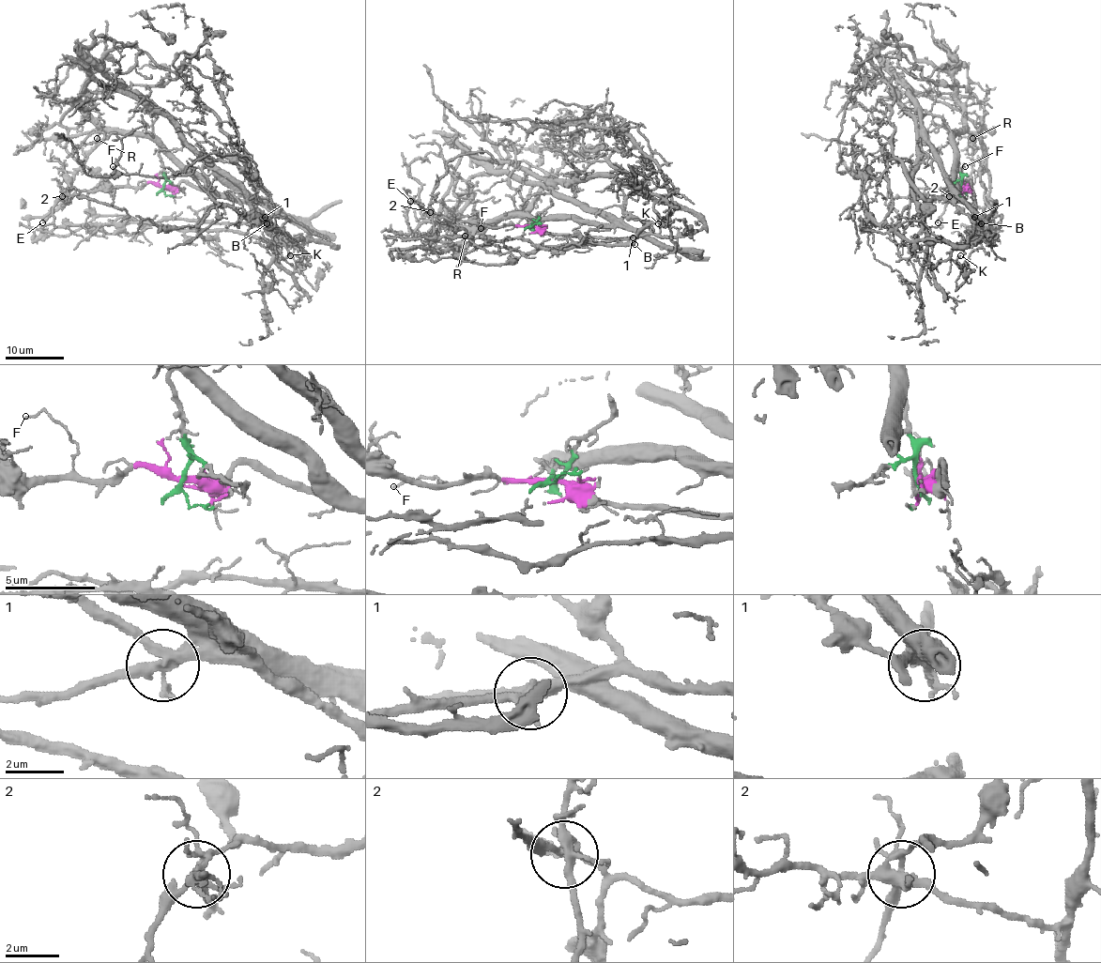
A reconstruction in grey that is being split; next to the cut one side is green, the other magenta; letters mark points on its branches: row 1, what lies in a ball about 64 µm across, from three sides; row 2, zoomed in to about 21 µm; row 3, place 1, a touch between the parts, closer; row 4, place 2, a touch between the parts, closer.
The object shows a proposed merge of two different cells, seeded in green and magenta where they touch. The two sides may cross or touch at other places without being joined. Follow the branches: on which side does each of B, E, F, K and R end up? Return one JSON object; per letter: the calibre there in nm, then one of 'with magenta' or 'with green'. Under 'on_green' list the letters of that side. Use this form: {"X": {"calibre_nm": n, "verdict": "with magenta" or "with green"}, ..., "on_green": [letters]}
{"B": {"calibre_nm": 90, "verdict": "with magenta"}, "E": {"calibre_nm": 180, "verdict": "with magenta"}, "F": {"calibre_nm": 120, "verdict": "with magenta"}, "K": {"calibre_nm": 150, "verdict": "with green"}, "R": {"calibre_nm": 140, "verdict": "with green"}, "on_green": ["K", "R"]}

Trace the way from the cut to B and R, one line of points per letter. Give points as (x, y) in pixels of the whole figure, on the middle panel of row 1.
B: (530, 225), (538, 225), (549, 234), (573, 236), (632, 236), (634, 244)
R: (530, 225), (533, 223), (529, 220), (517, 217), (489, 220), (465, 236)

